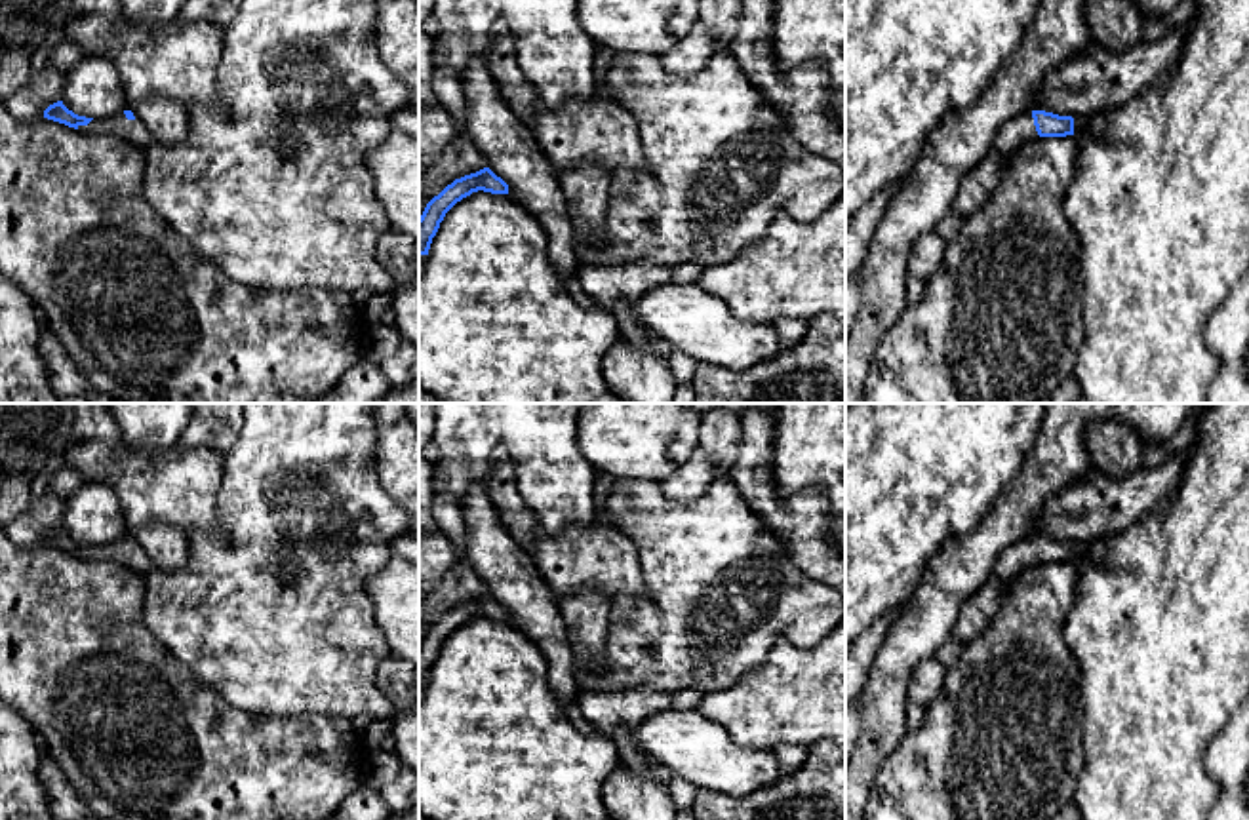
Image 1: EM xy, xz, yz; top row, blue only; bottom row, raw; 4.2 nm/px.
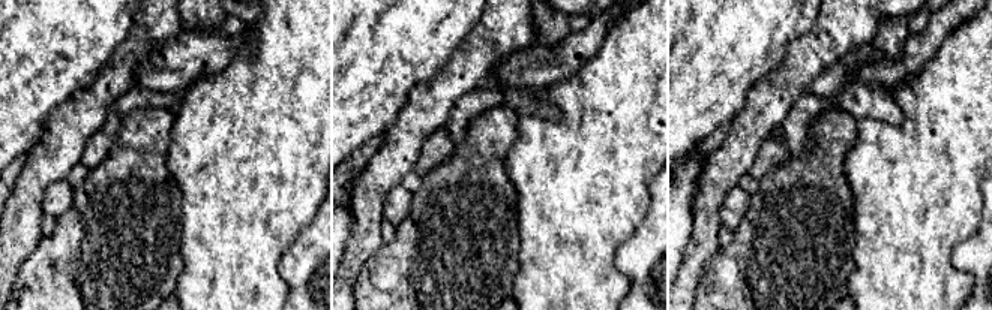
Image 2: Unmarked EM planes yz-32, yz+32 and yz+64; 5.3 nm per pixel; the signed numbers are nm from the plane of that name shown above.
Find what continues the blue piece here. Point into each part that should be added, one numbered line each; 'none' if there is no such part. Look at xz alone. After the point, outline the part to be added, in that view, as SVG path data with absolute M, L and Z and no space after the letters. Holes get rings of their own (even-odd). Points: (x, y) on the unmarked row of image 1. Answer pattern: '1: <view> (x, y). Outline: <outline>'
none

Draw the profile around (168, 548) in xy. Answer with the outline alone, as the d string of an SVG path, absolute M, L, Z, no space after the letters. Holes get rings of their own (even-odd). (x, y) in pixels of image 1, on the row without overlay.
M149 525L129 535L133 542L145 550L154 567L175 571L187 563L188 538L187 533L173 525Z

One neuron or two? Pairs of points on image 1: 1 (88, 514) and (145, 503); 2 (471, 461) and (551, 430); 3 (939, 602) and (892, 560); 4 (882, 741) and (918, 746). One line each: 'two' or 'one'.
1: two
2: one
3: two
4: two

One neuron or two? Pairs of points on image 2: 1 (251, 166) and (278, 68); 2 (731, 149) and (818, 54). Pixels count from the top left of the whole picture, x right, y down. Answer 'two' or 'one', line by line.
1: one
2: one

